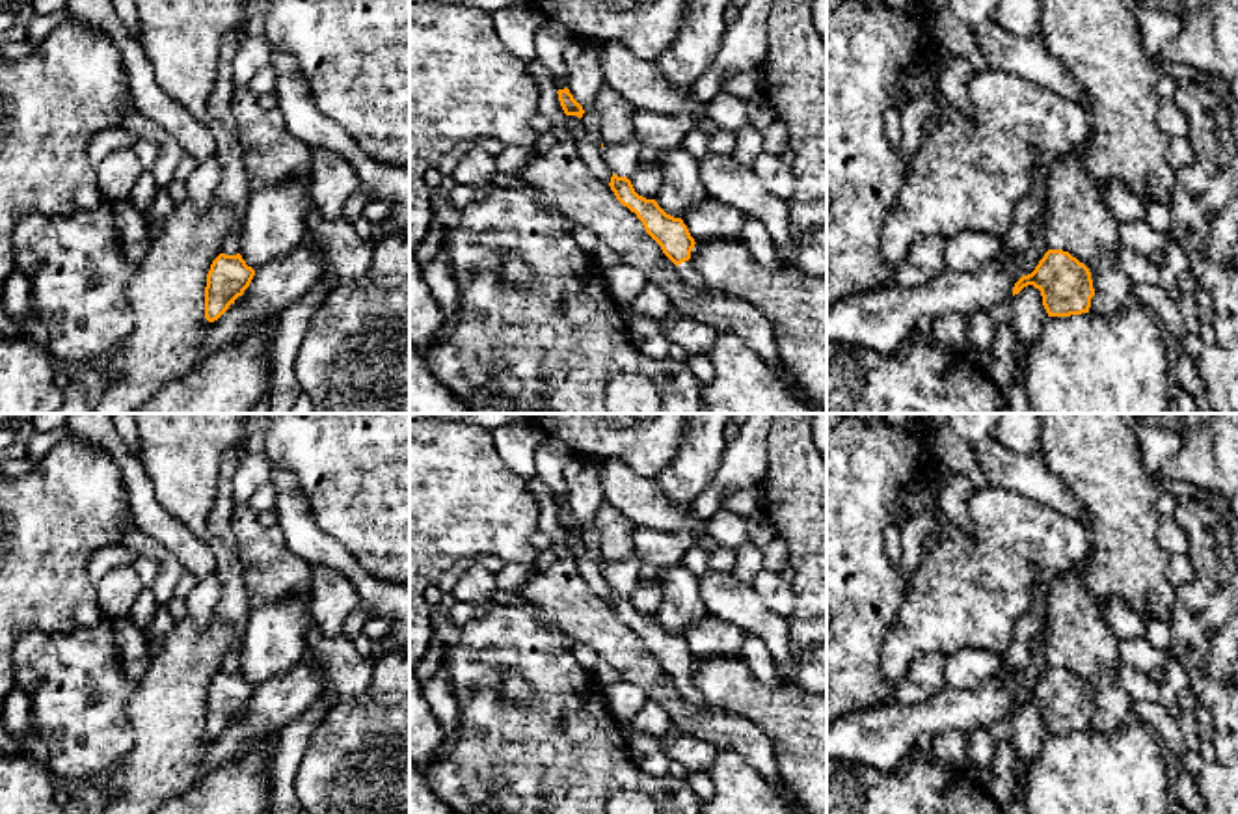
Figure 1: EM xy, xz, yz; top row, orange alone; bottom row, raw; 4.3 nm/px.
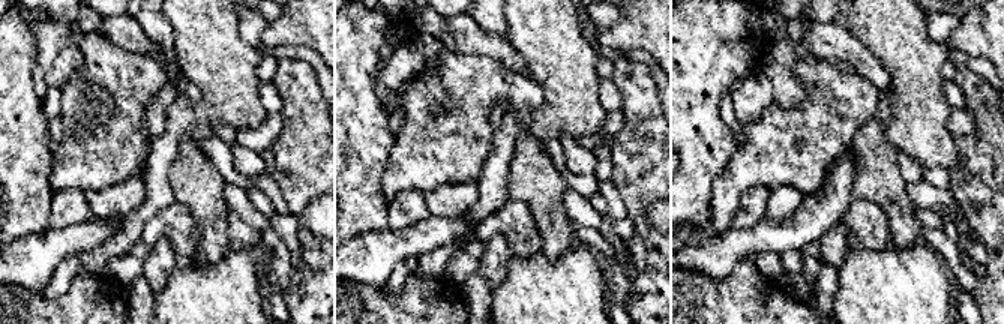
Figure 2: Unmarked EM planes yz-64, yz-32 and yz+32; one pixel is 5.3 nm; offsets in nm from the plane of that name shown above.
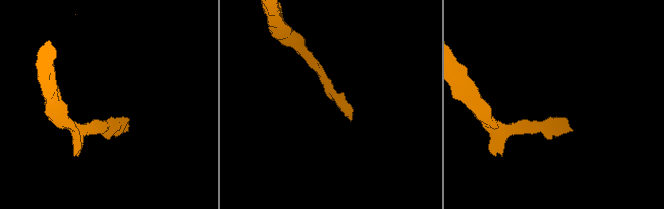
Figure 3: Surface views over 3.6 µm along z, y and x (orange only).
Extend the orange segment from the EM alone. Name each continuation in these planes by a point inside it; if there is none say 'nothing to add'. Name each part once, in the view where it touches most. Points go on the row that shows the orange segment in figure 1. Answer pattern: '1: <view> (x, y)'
1: xz (686, 271)

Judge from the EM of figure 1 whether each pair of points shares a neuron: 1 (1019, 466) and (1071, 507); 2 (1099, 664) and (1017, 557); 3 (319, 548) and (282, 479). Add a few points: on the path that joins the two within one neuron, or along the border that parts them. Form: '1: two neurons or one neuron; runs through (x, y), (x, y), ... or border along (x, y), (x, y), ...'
1: one neuron; runs through (1032, 477), (1058, 496)
2: two neurons; border along (1073, 567), (1049, 589)
3: one neuron; runs through (302, 531), (293, 515), (289, 496)

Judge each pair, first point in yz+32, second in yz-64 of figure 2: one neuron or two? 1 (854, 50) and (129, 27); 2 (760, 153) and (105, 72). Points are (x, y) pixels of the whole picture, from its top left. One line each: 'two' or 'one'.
1: one
2: one

